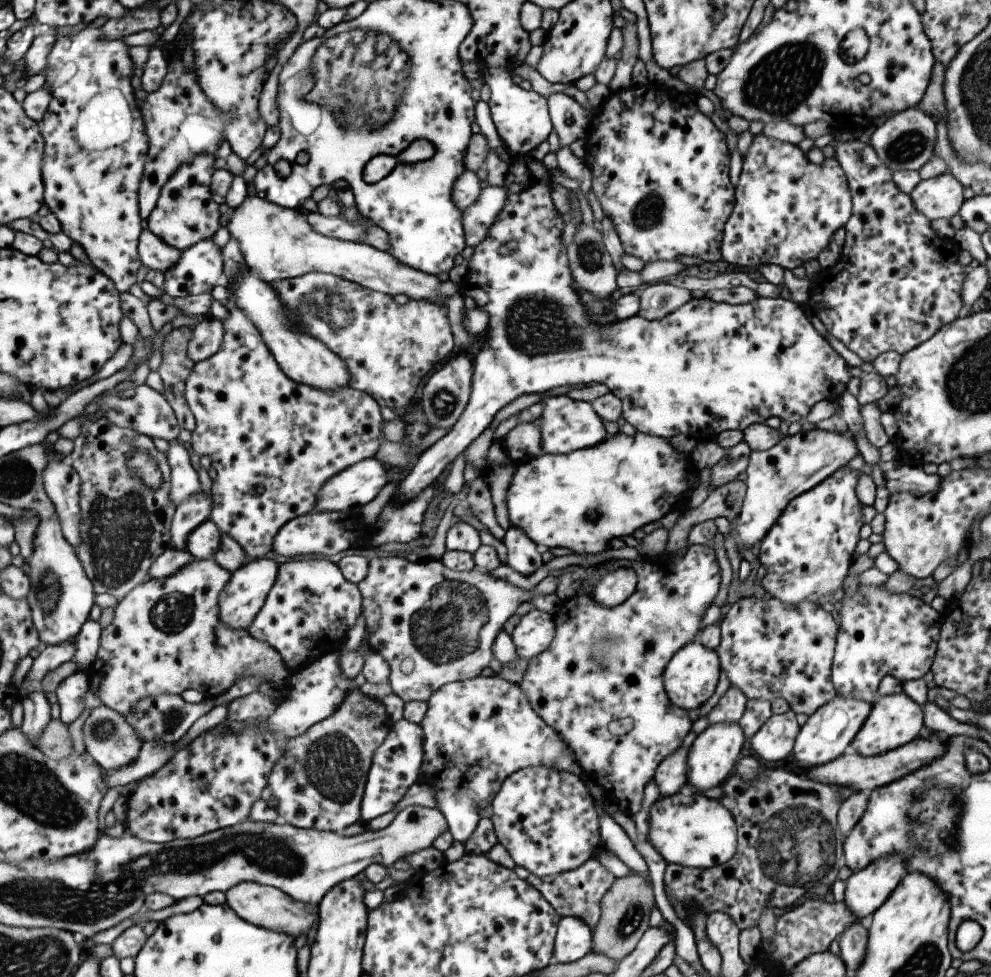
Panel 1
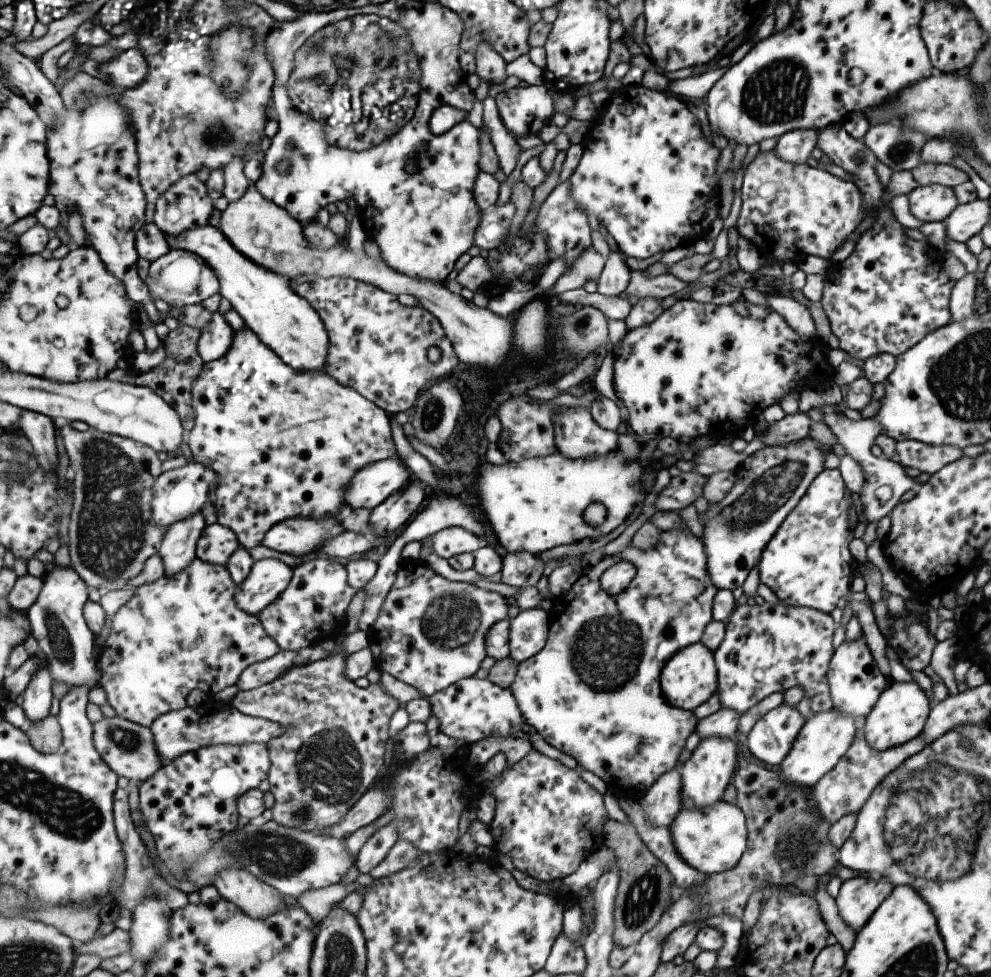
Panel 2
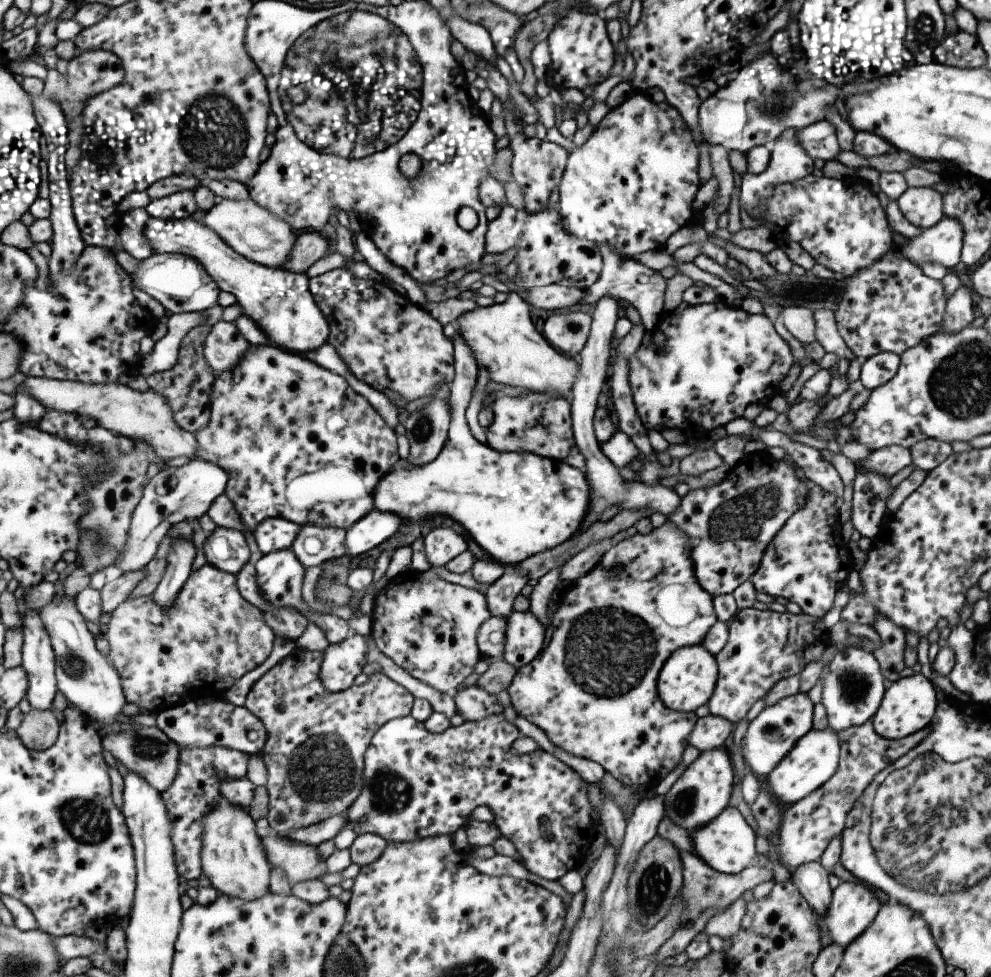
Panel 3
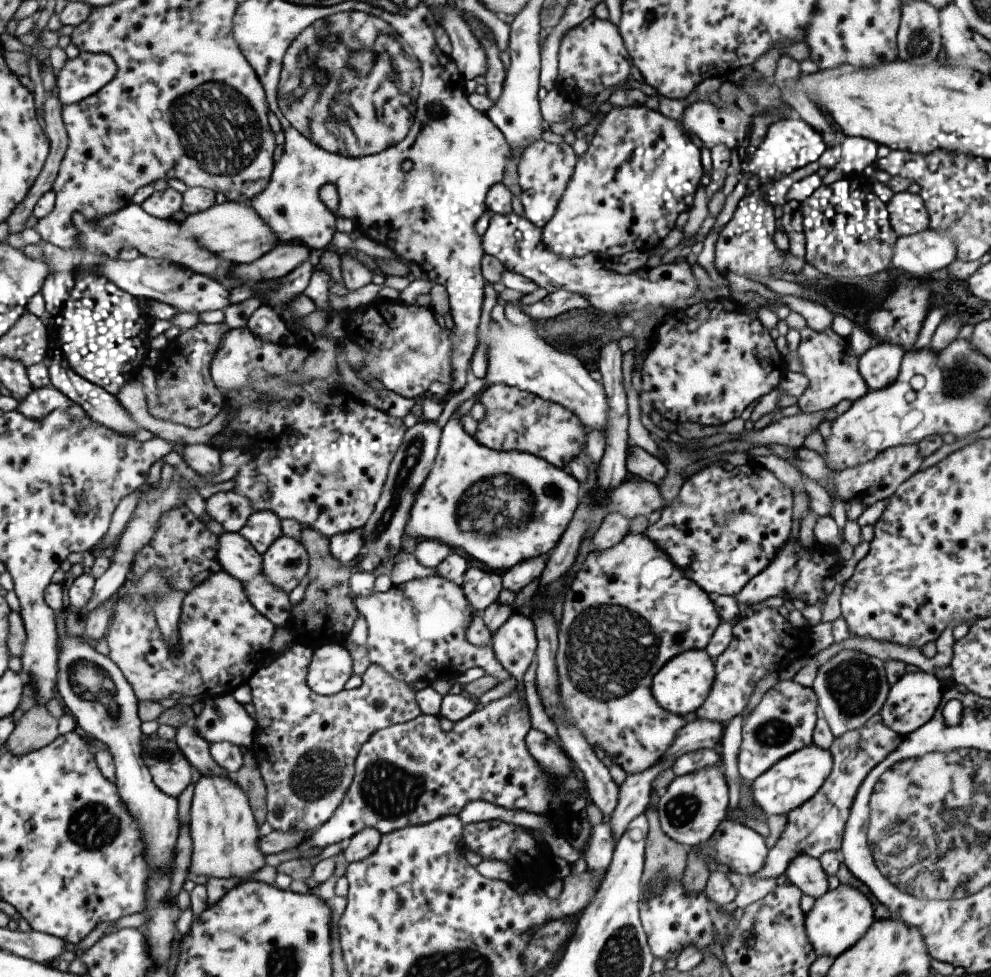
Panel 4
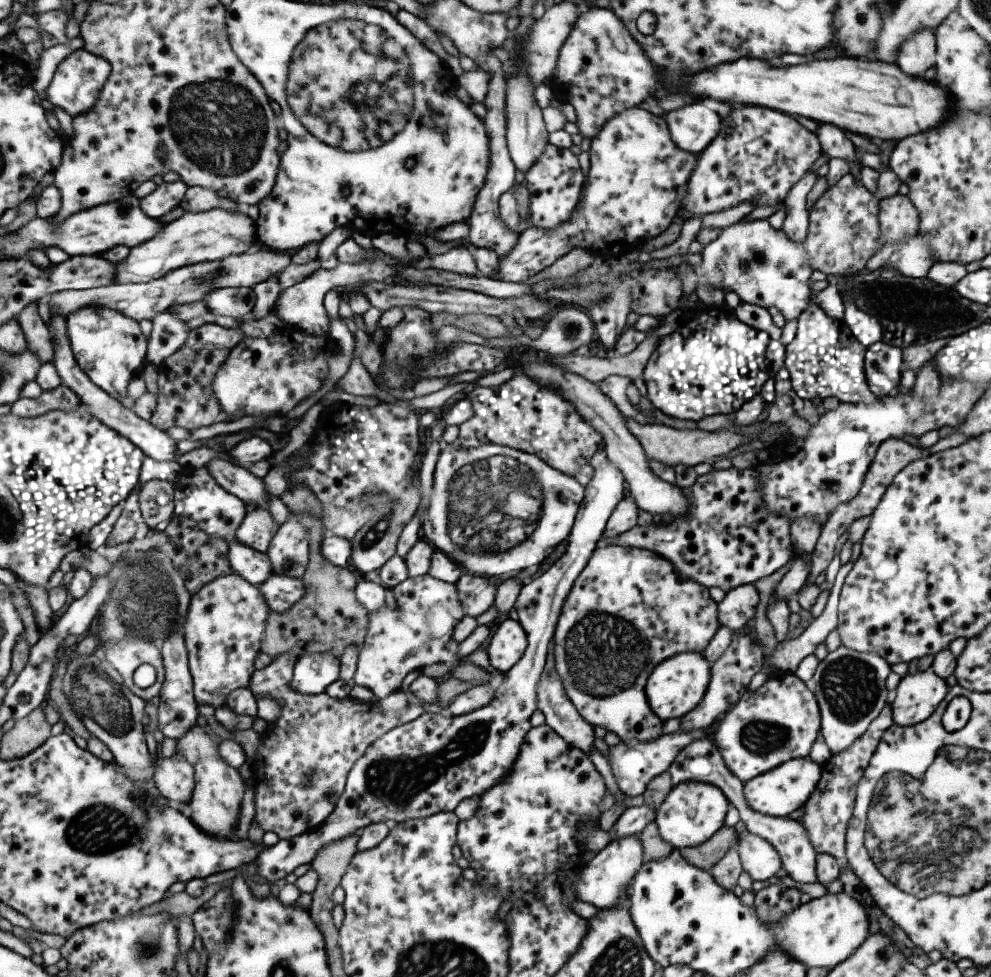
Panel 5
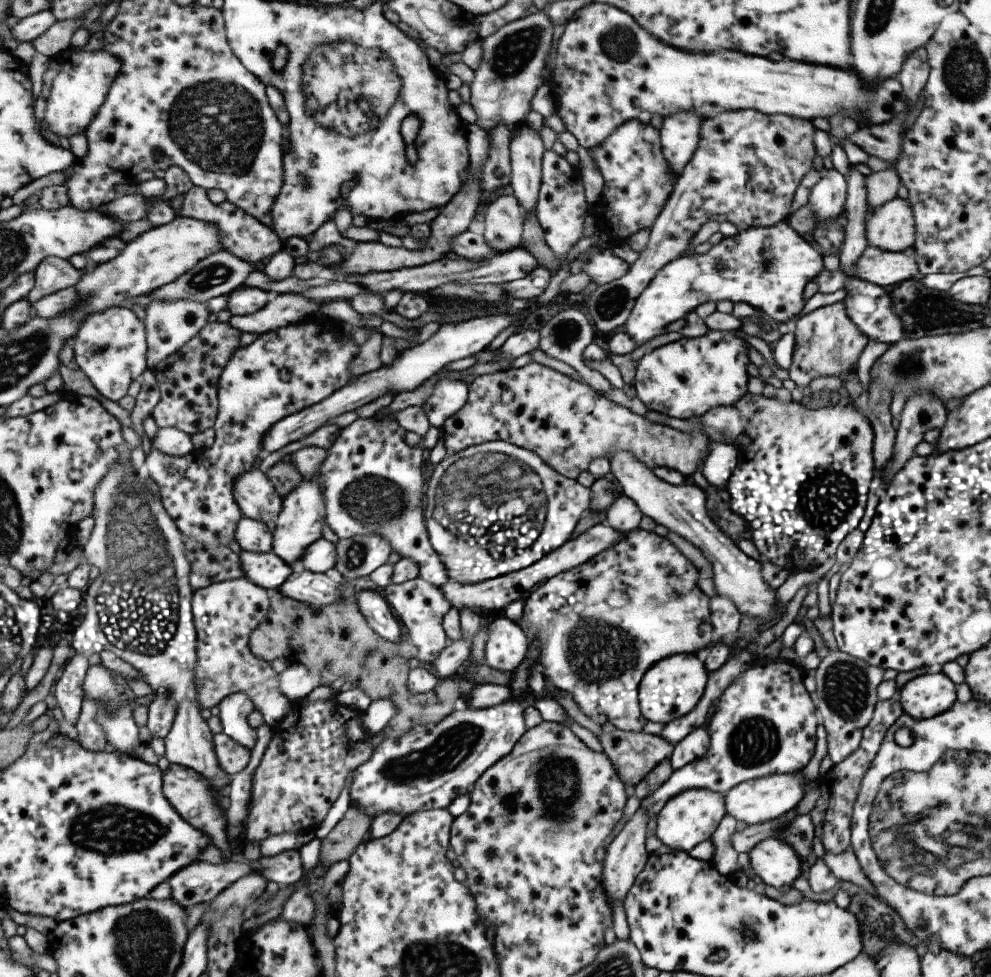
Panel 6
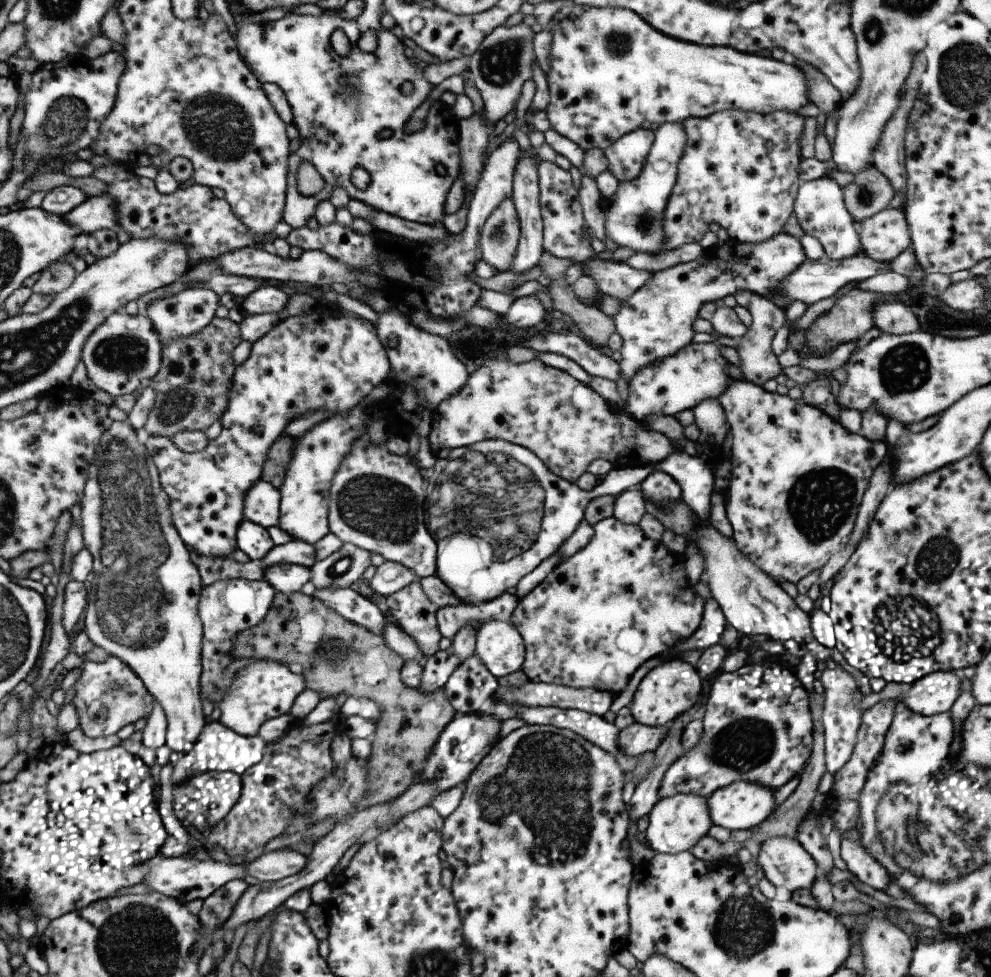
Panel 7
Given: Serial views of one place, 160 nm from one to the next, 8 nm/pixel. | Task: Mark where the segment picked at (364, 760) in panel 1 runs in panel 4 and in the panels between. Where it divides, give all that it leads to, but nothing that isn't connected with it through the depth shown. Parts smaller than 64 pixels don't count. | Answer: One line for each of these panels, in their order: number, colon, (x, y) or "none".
2: (332, 749)
3: (314, 751)
4: (305, 746)

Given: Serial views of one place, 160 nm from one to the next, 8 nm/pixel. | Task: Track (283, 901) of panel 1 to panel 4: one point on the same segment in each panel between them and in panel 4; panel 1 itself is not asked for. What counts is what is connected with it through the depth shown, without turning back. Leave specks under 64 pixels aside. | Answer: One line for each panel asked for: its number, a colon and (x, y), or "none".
2: (257, 900)
3: (231, 858)
4: (224, 836)

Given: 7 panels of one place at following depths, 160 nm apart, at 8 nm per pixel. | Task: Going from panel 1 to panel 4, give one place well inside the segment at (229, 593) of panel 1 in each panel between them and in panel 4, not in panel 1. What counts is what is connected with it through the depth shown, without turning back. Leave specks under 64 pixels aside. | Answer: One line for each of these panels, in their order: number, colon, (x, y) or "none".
2: (267, 578)
3: (279, 575)
4: (284, 563)

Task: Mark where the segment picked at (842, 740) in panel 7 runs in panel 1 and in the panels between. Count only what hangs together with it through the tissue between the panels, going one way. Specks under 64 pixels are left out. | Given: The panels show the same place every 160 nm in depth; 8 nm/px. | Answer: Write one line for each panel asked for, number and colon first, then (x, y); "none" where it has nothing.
1: (879, 634)
2: (854, 681)
3: (853, 688)
4: (850, 689)
5: (849, 687)
6: (844, 698)

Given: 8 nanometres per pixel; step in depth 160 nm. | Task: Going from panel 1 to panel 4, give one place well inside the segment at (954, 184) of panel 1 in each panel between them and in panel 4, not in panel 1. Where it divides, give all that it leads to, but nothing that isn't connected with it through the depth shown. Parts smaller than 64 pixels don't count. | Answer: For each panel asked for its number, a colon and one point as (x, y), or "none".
2: (932, 202)
3: (922, 206)
4: (907, 214)

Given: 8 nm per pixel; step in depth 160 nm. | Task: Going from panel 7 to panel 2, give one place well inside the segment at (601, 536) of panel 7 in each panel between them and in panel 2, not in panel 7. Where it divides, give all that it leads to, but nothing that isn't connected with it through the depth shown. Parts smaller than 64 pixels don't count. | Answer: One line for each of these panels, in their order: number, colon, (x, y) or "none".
2: (593, 692)
3: (592, 690)
4: (627, 603)
5: (628, 609)
6: (644, 590)

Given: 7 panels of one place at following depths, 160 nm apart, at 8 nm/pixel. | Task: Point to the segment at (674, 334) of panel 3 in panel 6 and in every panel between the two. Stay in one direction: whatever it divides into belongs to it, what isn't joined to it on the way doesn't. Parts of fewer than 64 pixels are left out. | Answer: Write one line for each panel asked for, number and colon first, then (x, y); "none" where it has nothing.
4: (705, 365)
5: (688, 376)
6: (685, 378)

